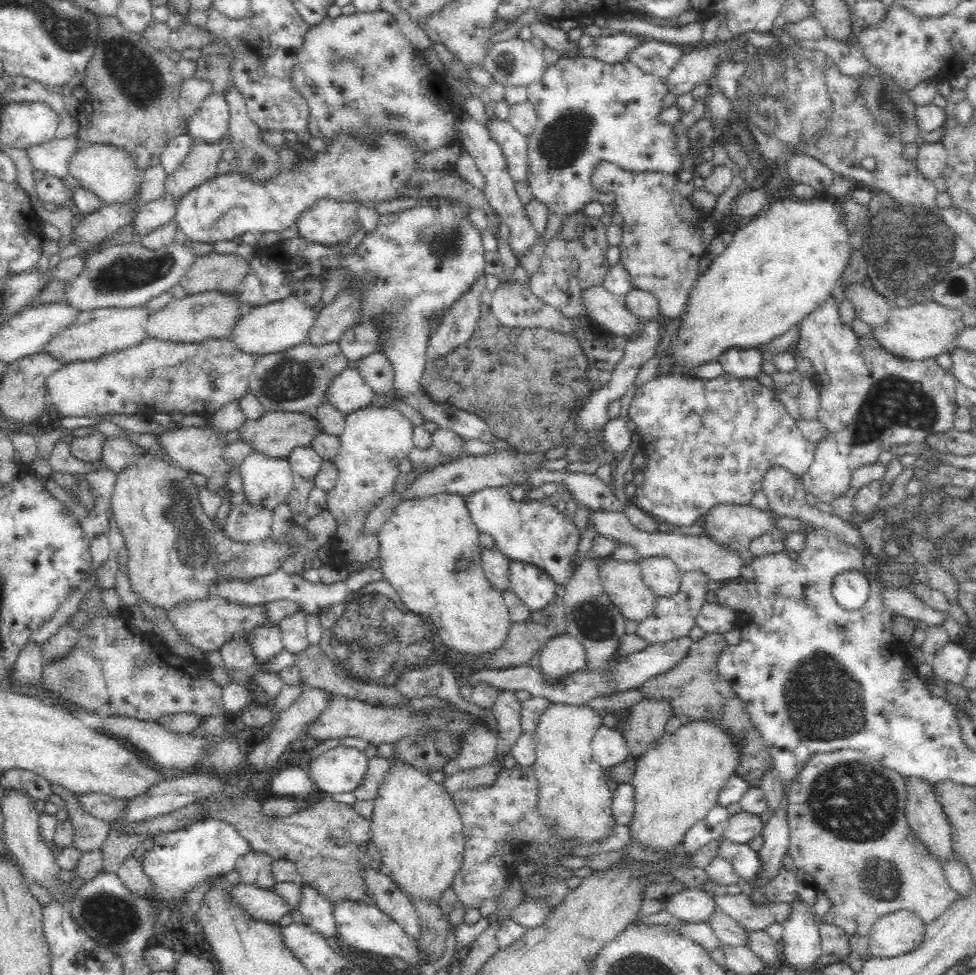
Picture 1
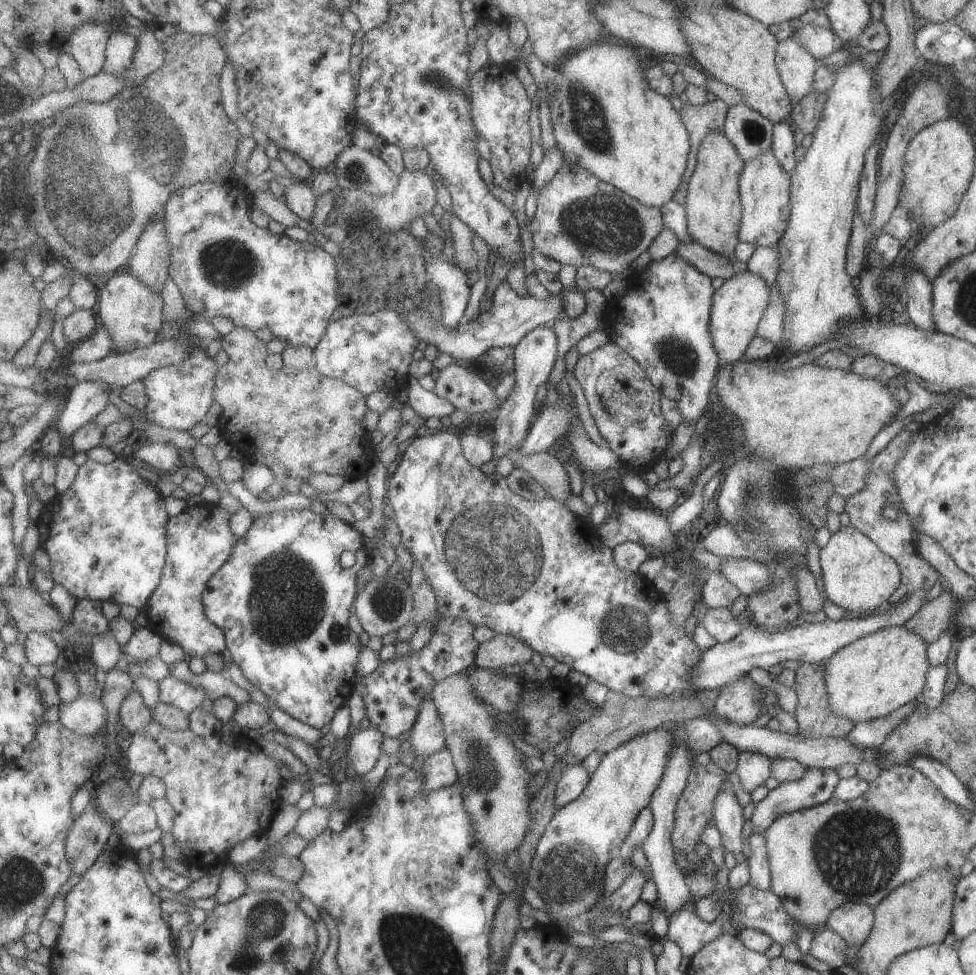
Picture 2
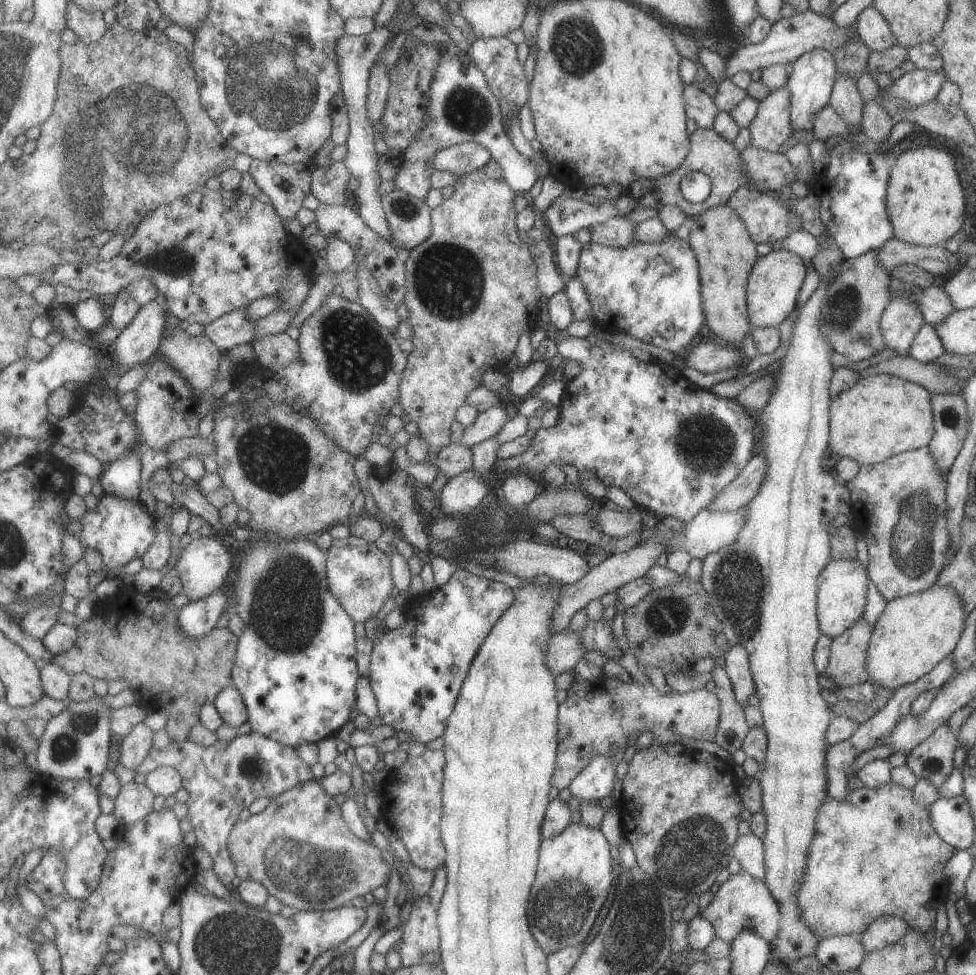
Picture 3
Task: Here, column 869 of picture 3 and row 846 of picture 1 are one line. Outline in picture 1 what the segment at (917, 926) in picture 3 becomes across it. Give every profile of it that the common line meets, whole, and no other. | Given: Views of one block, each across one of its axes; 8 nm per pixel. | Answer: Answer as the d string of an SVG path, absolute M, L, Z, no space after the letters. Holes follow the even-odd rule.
M841 748L812 753L787 783L780 783L789 824L787 855L829 898L831 907L824 922L839 926L848 936L867 936L873 924L891 912L909 910L927 925L958 900L959 894L945 880L942 865L913 835L905 813L906 781L899 772L880 766L865 752Z

